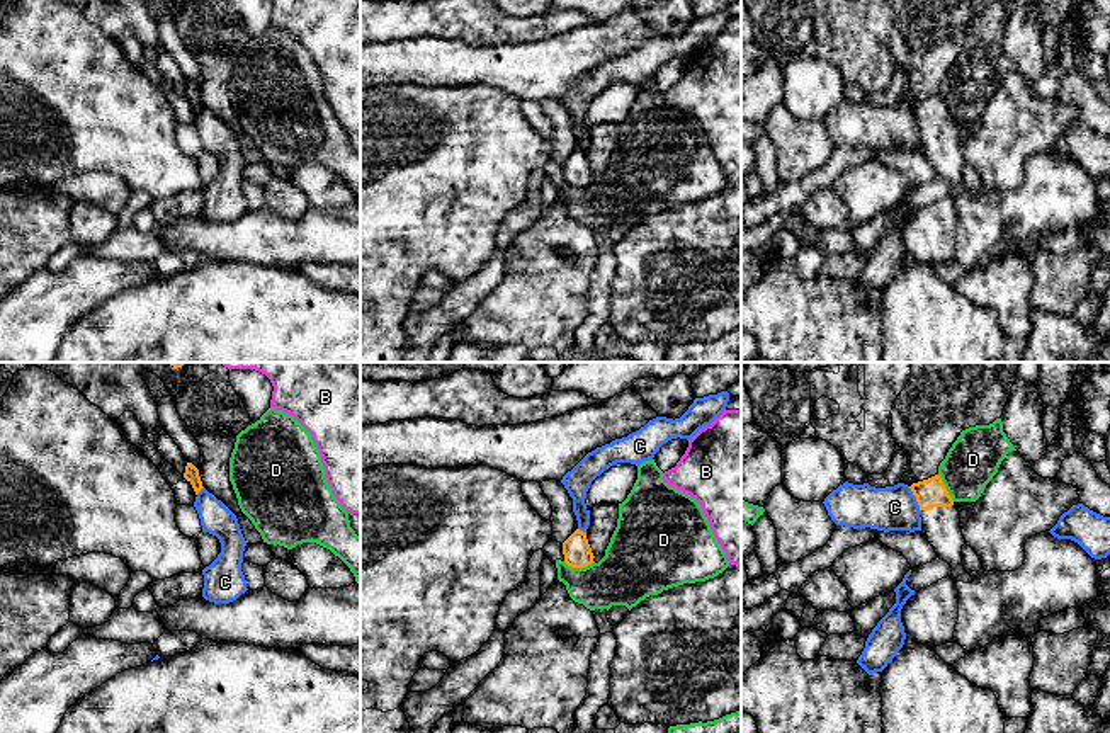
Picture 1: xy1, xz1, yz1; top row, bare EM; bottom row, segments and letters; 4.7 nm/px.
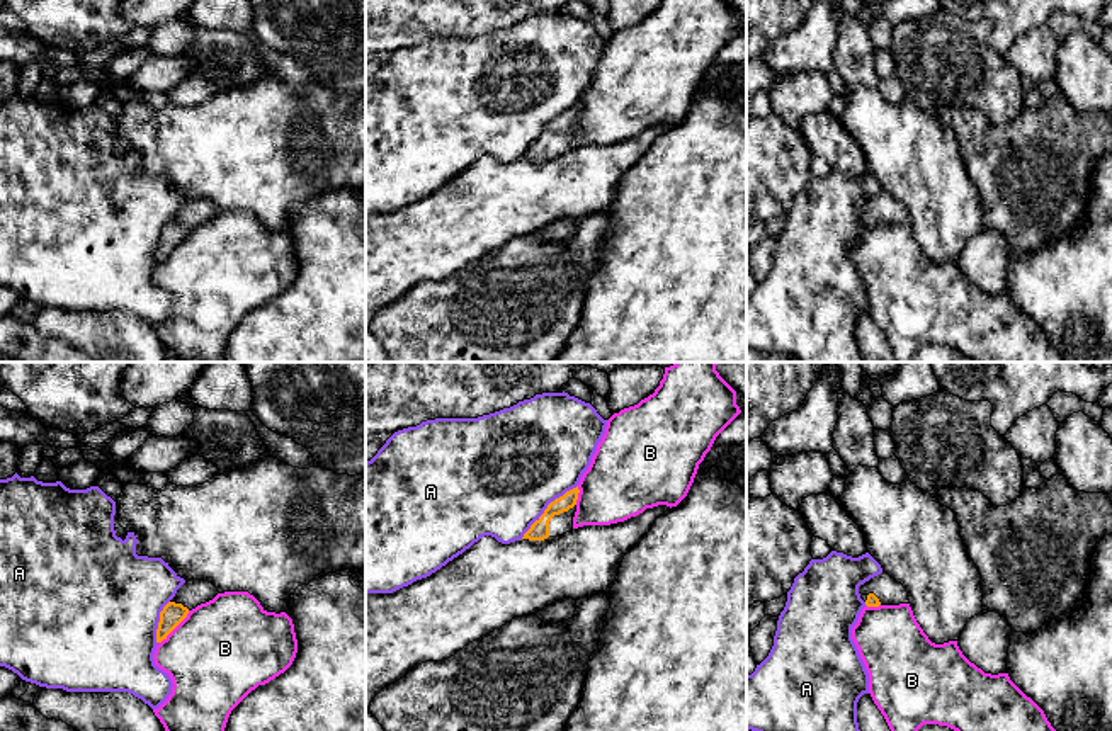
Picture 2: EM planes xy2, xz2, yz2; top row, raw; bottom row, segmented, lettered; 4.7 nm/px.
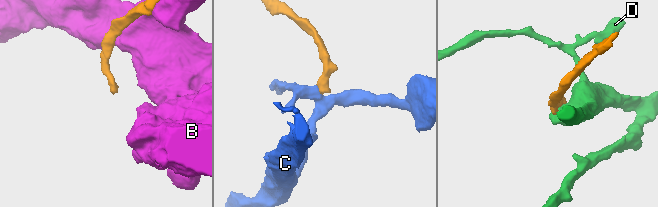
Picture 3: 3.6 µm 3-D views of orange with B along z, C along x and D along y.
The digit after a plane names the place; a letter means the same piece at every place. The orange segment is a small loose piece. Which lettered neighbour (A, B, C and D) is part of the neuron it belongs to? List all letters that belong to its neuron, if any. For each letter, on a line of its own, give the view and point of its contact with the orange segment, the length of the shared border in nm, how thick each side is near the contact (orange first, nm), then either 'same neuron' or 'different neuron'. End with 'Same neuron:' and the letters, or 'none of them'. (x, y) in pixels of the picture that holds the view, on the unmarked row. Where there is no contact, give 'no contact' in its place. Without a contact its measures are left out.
A: meets orange in xz2 at (548, 126); contact 380 nm long; 90 nm thick on the orange side, 480 nm on the other; different neuron
B: meets orange in xy2 at (175, 245); contact 220 nm long; 110 nm thick on the orange side, 460 nm on the other; different neuron
C: meets orange in yz1 at (917, 118); contact 130 nm long; 140 nm thick on the orange side, 200 nm on the other; different neuron
D: meets orange in xz1 at (578, 186); contact 150 nm long; 130 nm thick on the orange side, 300 nm on the other; different neuron
Same neuron: none of them

